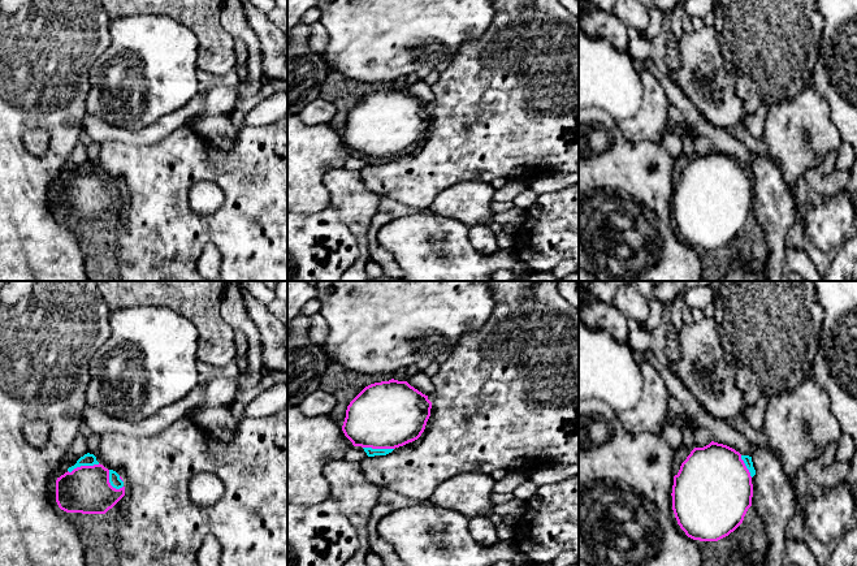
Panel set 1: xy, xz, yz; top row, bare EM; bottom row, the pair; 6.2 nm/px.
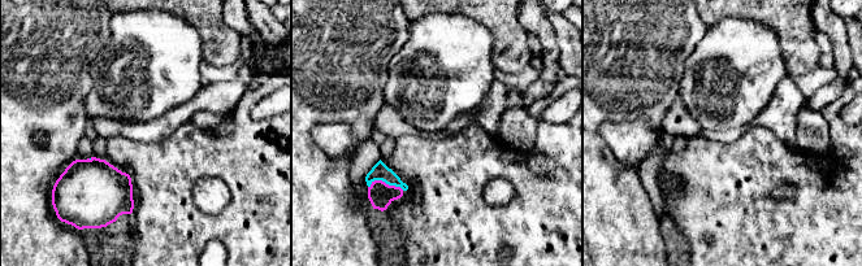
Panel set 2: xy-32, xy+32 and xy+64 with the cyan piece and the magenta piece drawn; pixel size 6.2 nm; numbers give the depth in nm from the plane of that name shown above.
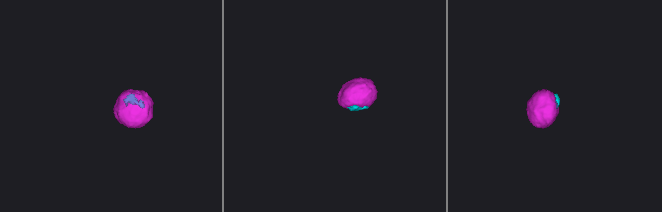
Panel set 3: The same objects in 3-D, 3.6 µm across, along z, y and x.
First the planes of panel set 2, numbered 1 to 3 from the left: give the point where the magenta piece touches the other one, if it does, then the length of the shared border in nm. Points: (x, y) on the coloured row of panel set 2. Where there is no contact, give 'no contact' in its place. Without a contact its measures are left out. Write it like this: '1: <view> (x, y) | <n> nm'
1: no contact
2: xy+32 (386, 183) | 220 nm
3: no contact

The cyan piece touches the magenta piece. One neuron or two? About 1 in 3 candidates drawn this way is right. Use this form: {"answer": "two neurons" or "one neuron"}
{"answer": "one neuron"}

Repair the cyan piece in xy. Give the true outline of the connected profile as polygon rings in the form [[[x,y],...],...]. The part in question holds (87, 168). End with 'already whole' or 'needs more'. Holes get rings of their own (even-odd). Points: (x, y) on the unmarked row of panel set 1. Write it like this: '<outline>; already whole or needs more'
[[[85,163],[77,172],[56,189],[56,211],[70,222],[79,249],[85,258],[86,273],[90,281],[121,281],[118,275],[118,237],[121,221],[109,226],[105,221],[125,204],[122,186],[113,178],[105,177],[94,163]]]; needs more

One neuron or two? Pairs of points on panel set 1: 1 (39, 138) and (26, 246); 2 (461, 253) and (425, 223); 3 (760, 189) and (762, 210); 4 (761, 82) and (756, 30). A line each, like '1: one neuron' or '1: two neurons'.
1: two neurons
2: one neuron
3: one neuron
4: one neuron

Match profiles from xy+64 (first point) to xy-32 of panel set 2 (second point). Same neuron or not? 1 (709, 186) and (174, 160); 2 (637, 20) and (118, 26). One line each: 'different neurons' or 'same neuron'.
1: same neuron
2: different neurons

